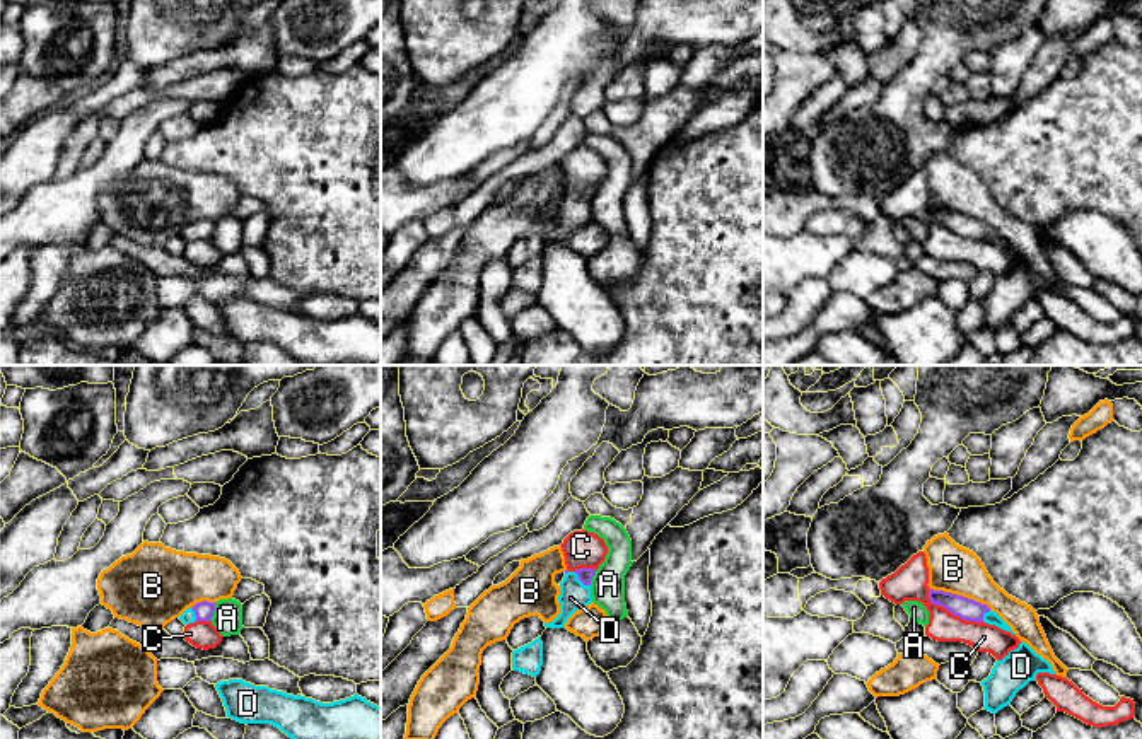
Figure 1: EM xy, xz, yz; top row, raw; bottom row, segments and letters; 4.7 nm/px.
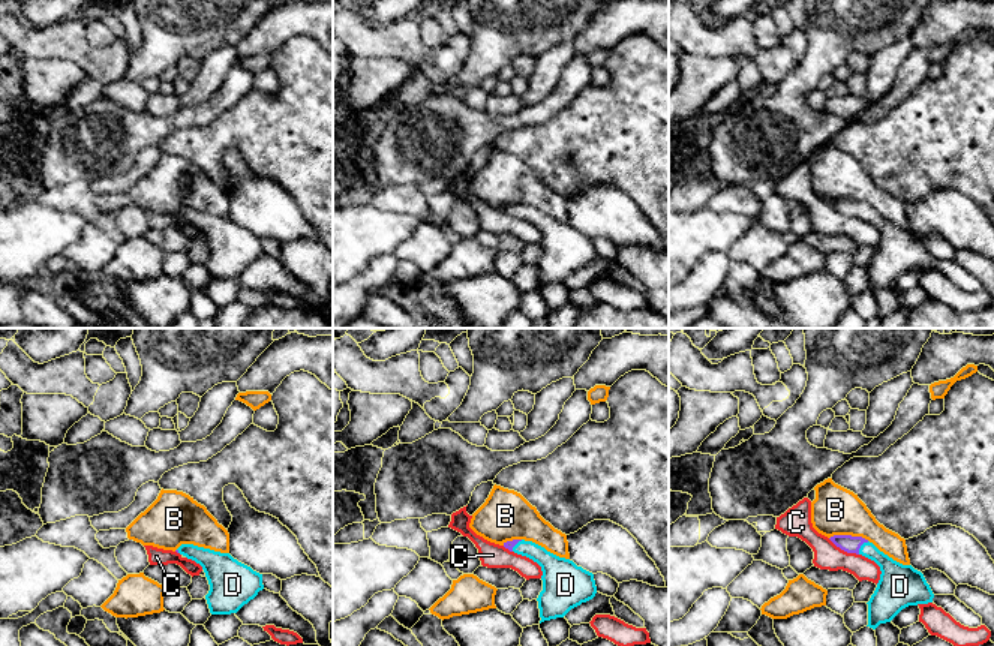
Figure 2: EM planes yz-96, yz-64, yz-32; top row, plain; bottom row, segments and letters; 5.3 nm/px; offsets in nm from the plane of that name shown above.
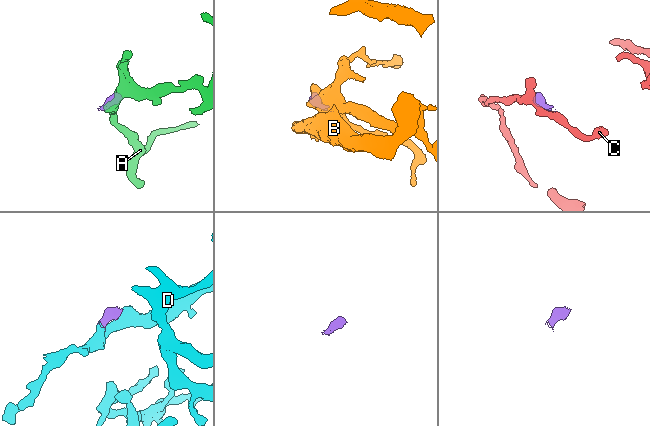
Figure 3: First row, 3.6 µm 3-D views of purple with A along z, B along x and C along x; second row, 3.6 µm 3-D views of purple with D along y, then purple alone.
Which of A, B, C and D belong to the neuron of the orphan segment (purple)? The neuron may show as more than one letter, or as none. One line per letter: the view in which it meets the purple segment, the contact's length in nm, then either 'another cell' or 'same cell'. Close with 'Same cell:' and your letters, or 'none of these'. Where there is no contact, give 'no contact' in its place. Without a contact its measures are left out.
A: xy | 90 nm | another cell
B: yz | 320 nm | another cell
C: yz | 300 nm | another cell
D: xz | 100 nm | same cell
Same cell: D

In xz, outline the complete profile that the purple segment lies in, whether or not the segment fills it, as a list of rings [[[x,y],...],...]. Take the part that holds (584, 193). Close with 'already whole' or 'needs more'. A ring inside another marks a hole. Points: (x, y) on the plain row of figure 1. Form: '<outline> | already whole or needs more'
[[[579,186],[575,189],[567,189],[560,200],[560,232],[545,241],[546,246],[565,246],[567,237],[579,227],[592,220],[591,215],[591,198],[596,186]]] | needs more

